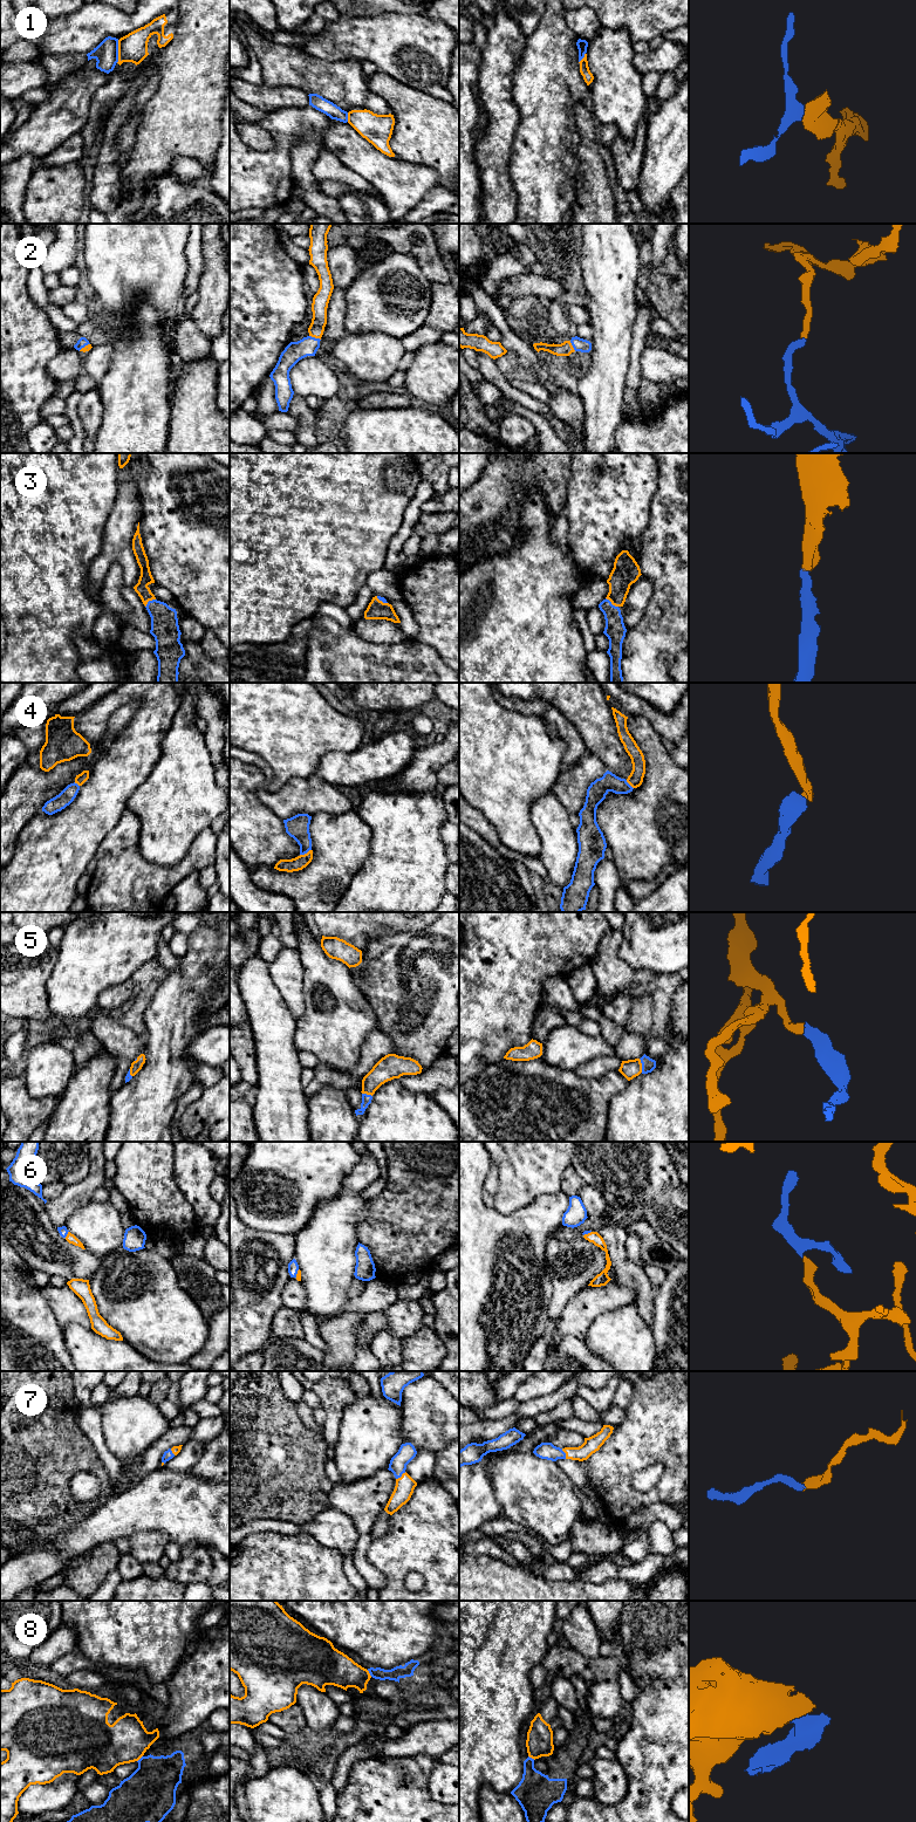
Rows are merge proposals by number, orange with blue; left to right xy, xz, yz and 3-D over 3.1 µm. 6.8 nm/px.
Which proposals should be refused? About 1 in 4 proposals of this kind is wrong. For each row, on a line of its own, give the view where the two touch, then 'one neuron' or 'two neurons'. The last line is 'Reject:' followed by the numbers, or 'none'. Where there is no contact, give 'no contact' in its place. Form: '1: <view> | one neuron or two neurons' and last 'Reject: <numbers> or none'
1: xy | two neurons
2: xz | one neuron
3: yz | one neuron
4: xz | one neuron
5: yz | one neuron
6: xy | one neuron
7: xz | one neuron
8: xz | two neurons
Reject: 1, 8

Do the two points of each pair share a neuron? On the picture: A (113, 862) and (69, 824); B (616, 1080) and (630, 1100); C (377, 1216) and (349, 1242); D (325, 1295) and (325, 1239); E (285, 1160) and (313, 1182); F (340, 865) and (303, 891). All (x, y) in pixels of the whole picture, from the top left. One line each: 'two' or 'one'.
A: two
B: two
C: two
D: one
E: one
F: one

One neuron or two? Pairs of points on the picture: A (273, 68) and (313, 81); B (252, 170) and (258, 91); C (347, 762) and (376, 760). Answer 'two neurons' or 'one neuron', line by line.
A: one neuron
B: two neurons
C: one neuron

